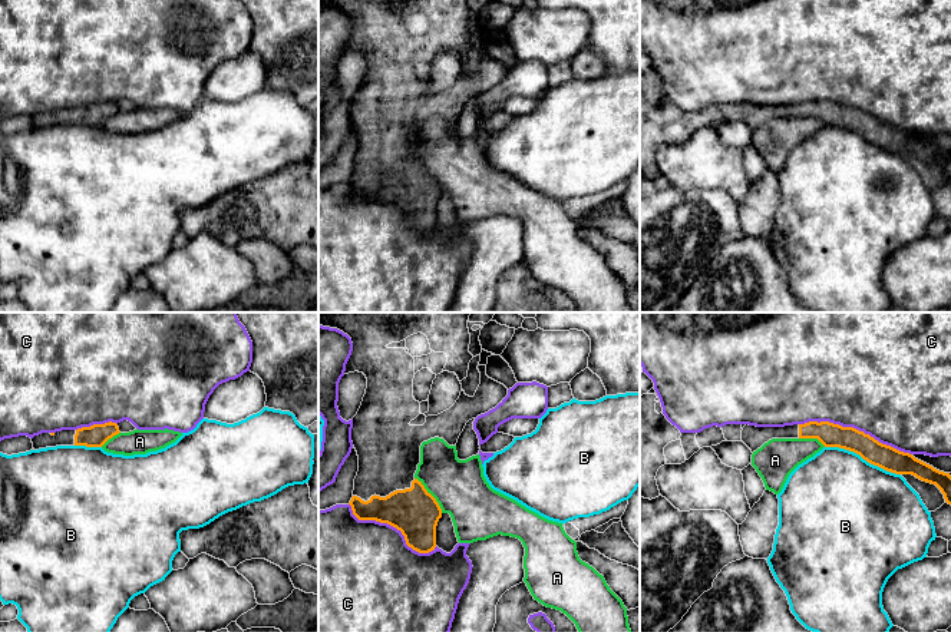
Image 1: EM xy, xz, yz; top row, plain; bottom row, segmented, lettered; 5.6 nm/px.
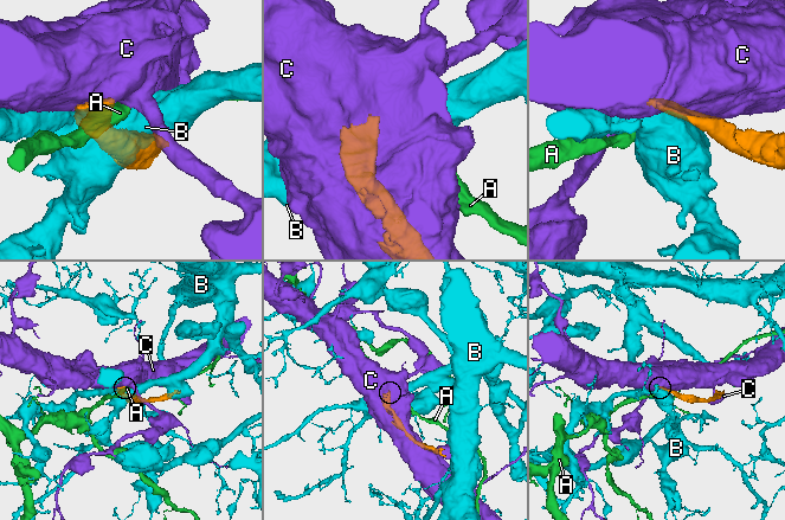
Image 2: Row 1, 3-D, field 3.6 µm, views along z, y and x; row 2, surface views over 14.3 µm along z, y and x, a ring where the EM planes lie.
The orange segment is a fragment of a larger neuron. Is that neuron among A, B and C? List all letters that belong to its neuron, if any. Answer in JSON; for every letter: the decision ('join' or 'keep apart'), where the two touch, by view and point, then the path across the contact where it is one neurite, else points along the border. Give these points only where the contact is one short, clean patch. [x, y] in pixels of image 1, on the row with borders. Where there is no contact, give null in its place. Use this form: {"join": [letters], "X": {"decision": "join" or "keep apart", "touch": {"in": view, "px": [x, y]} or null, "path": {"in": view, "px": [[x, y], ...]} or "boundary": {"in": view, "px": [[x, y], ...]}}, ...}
{"join": [], "A": {"decision": "keep apart", "touch": {"in": "xz", "px": [431, 495]}, "boundary": {"in": "xz", "px": [[415, 477], [435, 499], [442, 512]]}}, "B": {"decision": "keep apart", "touch": {"in": "yz", "px": [862, 457]}}, "C": {"decision": "keep apart", "touch": {"in": "yz", "px": [855, 429]}}}

